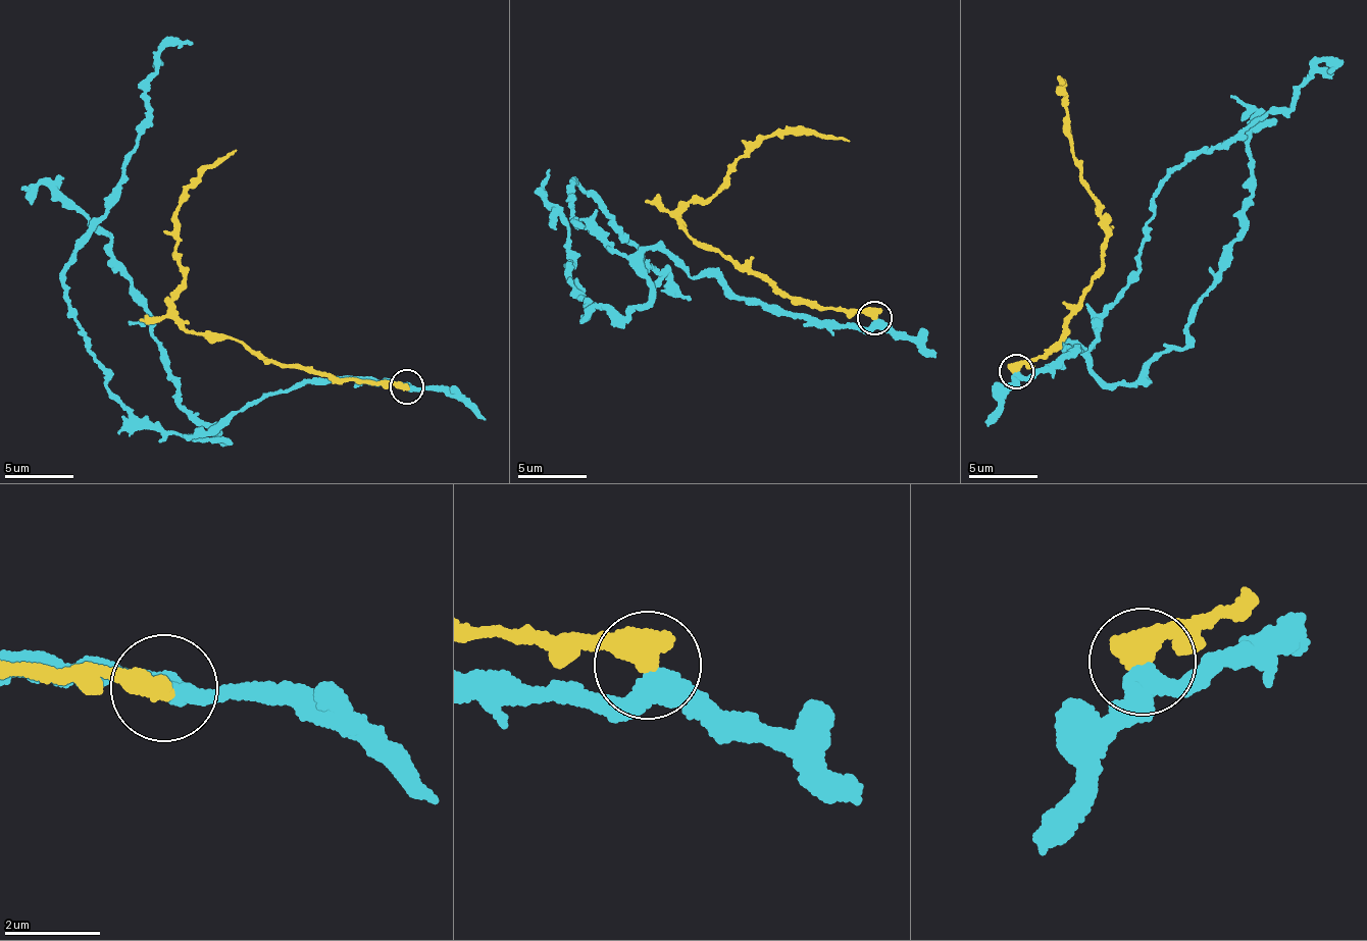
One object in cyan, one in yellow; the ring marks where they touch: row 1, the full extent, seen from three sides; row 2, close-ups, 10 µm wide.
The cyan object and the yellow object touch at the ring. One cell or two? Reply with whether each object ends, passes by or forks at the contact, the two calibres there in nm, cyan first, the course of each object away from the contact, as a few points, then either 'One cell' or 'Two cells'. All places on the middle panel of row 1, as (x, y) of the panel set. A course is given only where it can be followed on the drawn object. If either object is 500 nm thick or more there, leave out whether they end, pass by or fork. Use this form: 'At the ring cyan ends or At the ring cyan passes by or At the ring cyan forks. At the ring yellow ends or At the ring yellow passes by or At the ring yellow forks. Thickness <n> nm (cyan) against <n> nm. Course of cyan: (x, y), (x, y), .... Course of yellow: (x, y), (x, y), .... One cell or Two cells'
Thickness 340 nm (cyan) against 550 nm. Course of cyan: (874, 319), (862, 328), (801, 314), (662, 253), (606, 250), (574, 218), (575, 183), (641, 263), (692, 300). Course of yellow: (874, 319), (772, 293), (680, 225), (695, 198), (717, 190), (763, 139), (804, 127), (850, 142). One cell

